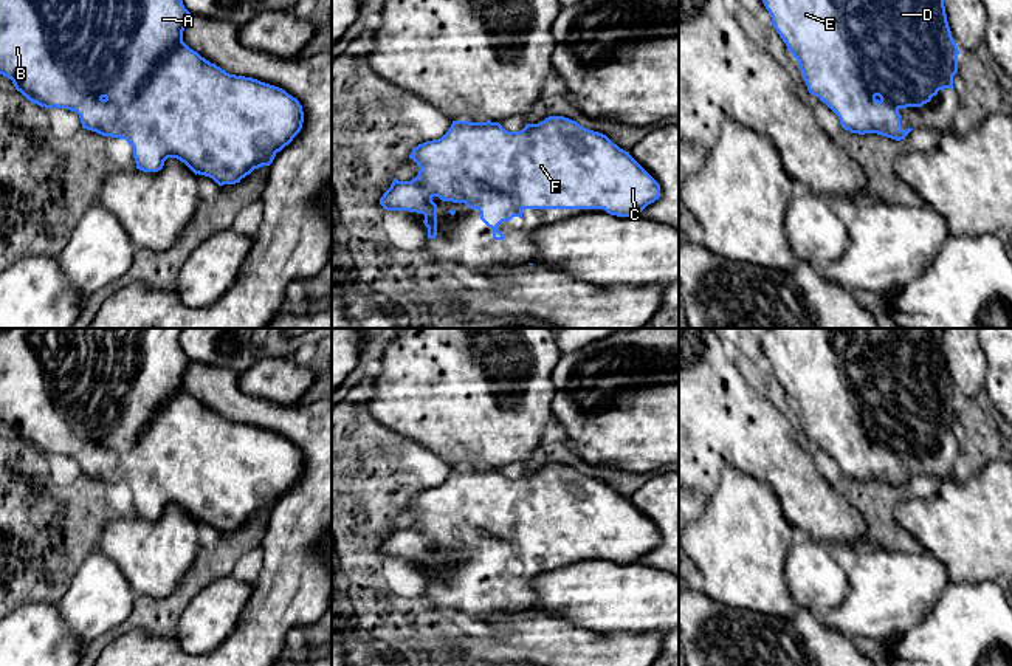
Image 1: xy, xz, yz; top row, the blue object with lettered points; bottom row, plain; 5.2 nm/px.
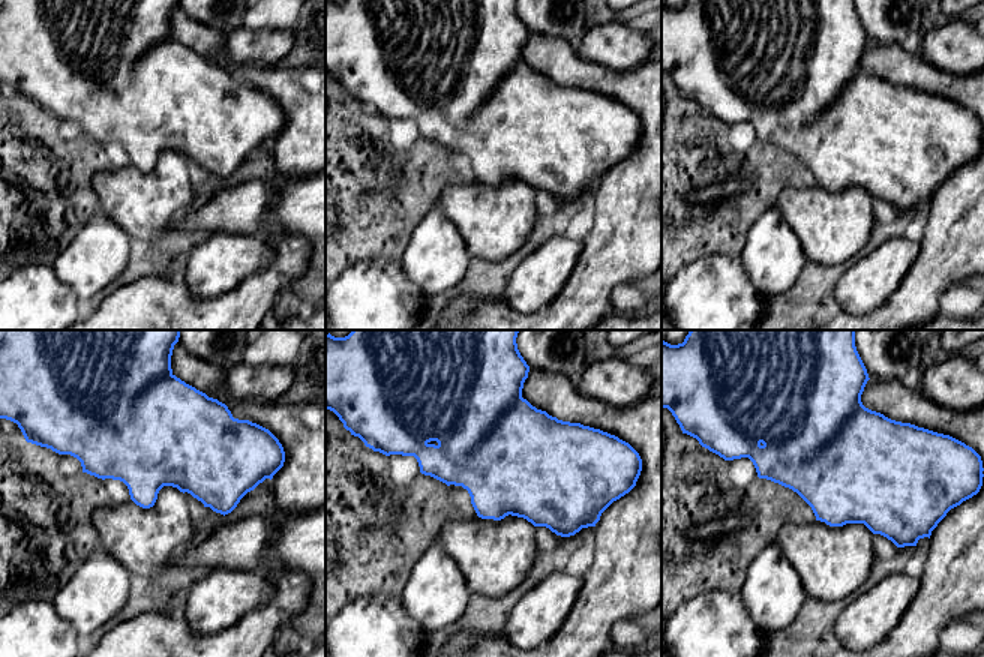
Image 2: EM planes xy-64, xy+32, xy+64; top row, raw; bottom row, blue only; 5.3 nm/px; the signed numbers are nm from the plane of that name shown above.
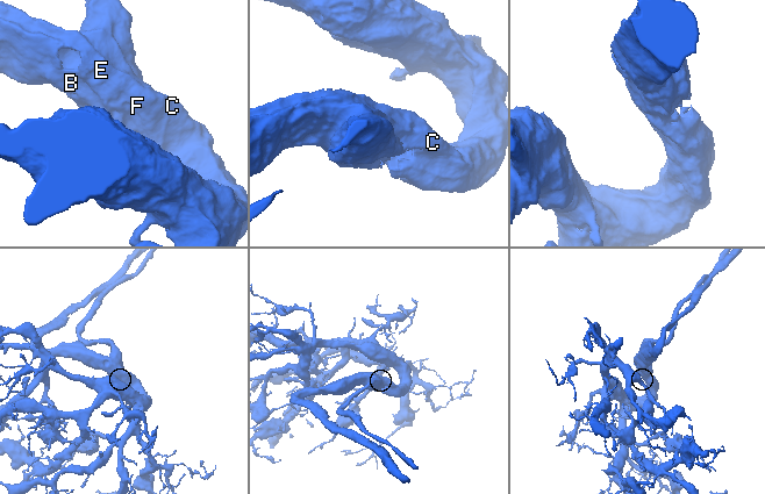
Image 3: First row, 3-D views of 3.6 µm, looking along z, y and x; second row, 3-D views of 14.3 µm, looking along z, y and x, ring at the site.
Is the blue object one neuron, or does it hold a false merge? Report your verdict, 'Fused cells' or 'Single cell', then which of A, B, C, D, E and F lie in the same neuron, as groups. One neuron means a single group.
Single cell. Groups: A B C D E F

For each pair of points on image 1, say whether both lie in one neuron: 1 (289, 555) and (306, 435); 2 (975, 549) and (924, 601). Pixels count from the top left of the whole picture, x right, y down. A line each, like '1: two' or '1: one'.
1: one
2: two

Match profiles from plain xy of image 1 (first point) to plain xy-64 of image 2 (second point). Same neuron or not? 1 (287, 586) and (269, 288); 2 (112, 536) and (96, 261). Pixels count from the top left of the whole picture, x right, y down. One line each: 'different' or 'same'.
1: same
2: different

